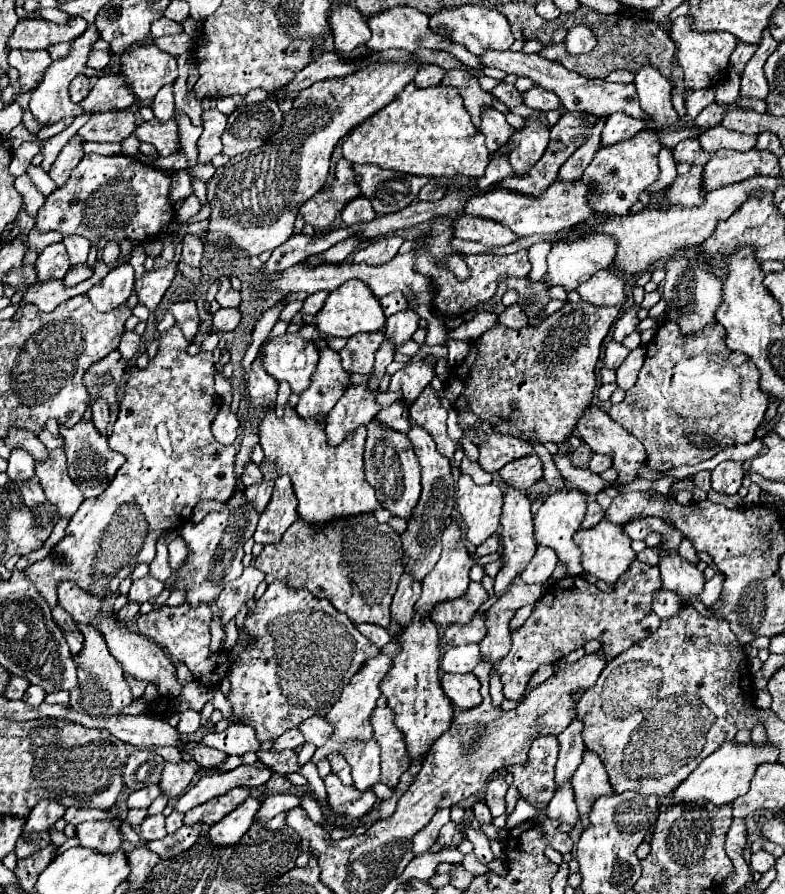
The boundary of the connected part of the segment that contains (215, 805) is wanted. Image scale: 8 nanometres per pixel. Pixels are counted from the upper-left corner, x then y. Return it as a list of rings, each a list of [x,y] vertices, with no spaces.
[[[232,789],[228,791],[226,795],[222,797],[216,797],[204,805],[198,805],[194,809],[190,809],[186,815],[184,815],[184,825],[186,827],[192,827],[196,823],[204,823],[208,827],[212,827],[214,823],[218,823],[220,819],[224,819],[230,811],[234,811],[240,803],[244,803],[244,799],[250,797],[250,791],[248,789]]]

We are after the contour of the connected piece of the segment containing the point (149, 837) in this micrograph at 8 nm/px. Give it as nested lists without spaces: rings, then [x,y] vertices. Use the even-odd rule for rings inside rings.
[[[158,813],[158,815],[152,815],[152,817],[146,817],[144,823],[140,825],[140,835],[144,841],[154,841],[154,839],[160,839],[166,835],[166,829],[164,829],[164,815]]]

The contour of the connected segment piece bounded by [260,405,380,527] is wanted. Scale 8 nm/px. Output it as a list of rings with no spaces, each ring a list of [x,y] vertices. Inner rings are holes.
[[[288,405],[284,419],[278,419],[274,409],[268,409],[260,423],[260,445],[264,449],[264,461],[260,463],[260,469],[268,481],[288,475],[298,497],[298,517],[314,527],[324,527],[334,519],[374,513],[380,507],[374,497],[374,489],[364,479],[364,443],[366,427],[358,427],[344,439],[340,447],[332,447],[326,439],[324,423],[300,419]]]

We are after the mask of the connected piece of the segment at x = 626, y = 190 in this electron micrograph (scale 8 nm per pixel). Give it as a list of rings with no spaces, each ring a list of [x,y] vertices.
[[[642,129],[632,139],[598,149],[592,163],[584,169],[582,177],[578,179],[588,185],[588,205],[594,209],[596,215],[626,215],[630,211],[630,207],[638,201],[638,195],[658,179],[660,147],[662,145],[658,137],[648,129]]]

